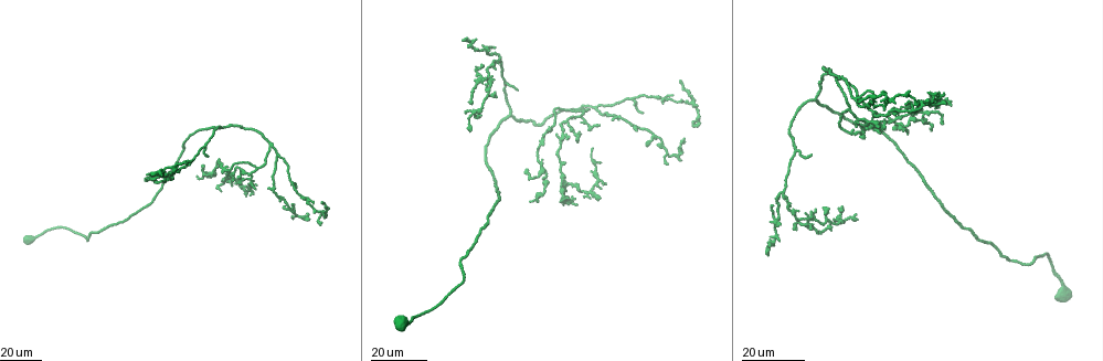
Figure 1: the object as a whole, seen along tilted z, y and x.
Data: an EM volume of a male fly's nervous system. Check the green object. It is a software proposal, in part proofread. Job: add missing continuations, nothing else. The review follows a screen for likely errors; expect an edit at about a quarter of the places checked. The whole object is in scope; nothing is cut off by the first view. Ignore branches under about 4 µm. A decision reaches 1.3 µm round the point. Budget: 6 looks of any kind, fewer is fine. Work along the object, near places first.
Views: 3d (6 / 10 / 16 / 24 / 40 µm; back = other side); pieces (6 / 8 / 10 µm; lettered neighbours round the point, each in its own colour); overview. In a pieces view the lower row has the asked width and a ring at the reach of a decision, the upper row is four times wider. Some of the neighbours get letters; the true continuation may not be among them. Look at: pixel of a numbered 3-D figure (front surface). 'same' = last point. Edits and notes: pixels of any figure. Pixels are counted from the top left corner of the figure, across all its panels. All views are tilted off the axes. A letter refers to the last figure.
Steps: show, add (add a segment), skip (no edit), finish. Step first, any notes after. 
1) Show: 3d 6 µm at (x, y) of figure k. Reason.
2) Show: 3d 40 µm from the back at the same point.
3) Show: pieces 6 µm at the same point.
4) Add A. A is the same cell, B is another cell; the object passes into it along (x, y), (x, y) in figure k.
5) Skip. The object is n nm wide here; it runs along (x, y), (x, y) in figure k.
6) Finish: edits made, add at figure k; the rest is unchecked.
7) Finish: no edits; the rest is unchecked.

Show: 3d 40 µm at (476, 48) of figure 1. Free end.

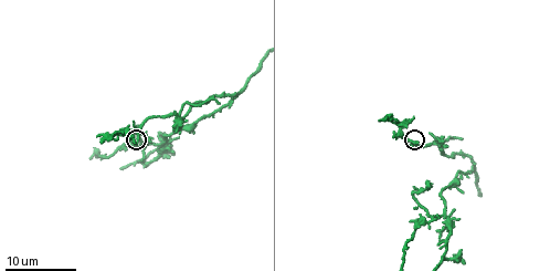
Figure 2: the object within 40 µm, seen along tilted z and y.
Show: pieces 6 µm at (419, 142) of figure 2.

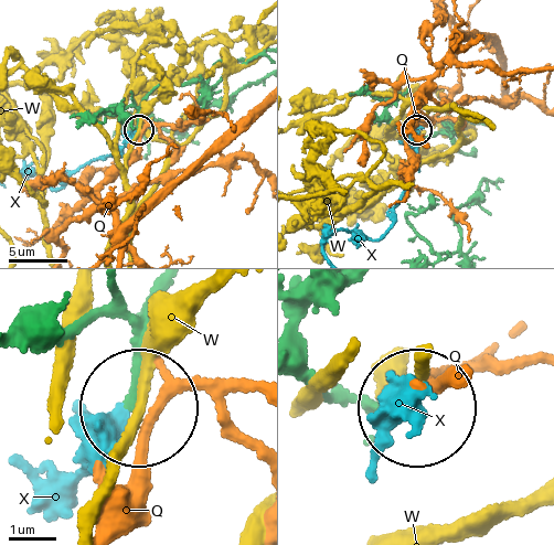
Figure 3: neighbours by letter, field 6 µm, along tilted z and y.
Add X. X is the same cell, Q and W are other cells; the object passes into it along (163, 287), (116, 429), (60, 497) in figure 3; the cell continues.

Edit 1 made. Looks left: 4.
Show: 3d 40 µm at (810, 155) of figure 1. Branch stops here.

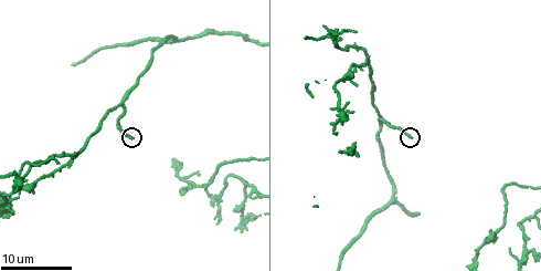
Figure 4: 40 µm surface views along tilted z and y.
Show: pieces 6 µm at (411, 138) of figure 4.

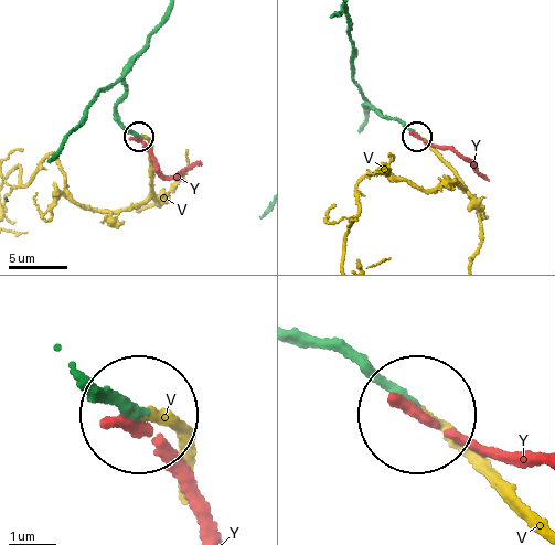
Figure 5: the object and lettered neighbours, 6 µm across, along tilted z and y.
Add V. The object is 200 nm wide here; V is the same cell, Y is another cell; the object passes into it along (388, 119), (425, 138), (463, 185), (427, 190), (367, 177) in figure 5; it goes on there.

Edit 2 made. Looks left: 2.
Finish: edits made, add at figure 3, add at figure 5; the rest is unchecked.

